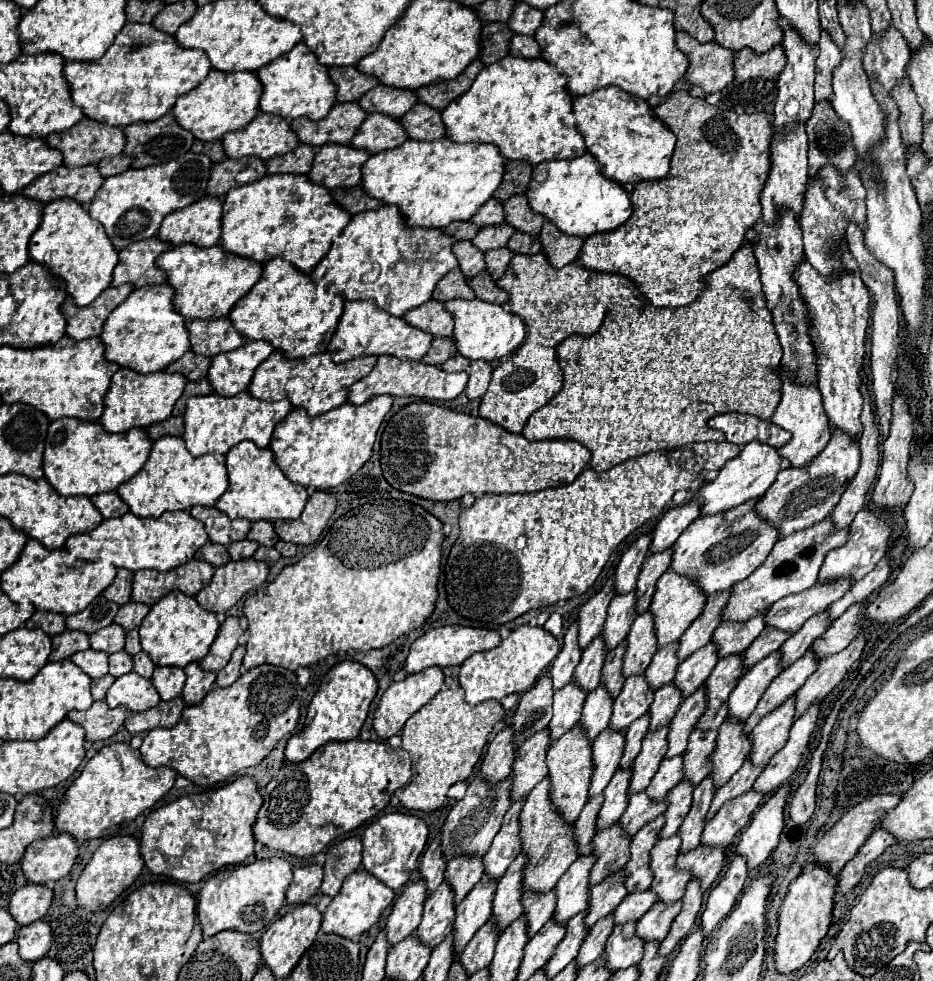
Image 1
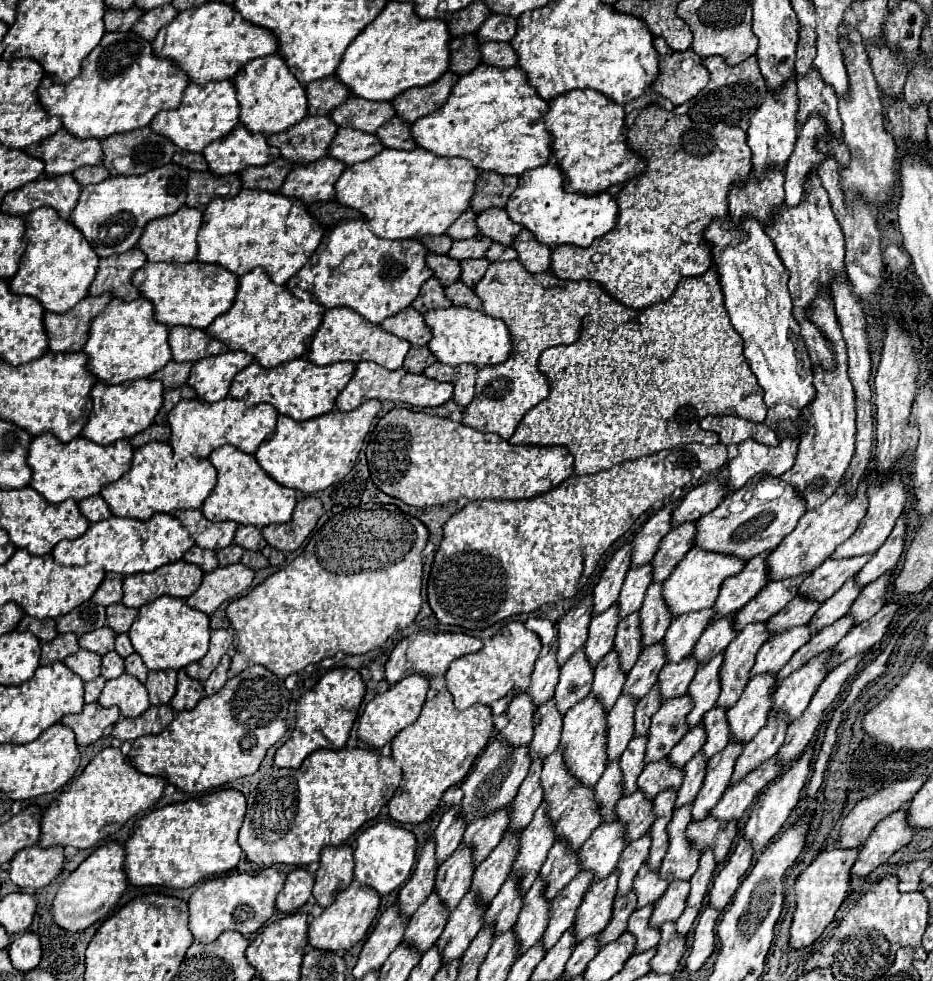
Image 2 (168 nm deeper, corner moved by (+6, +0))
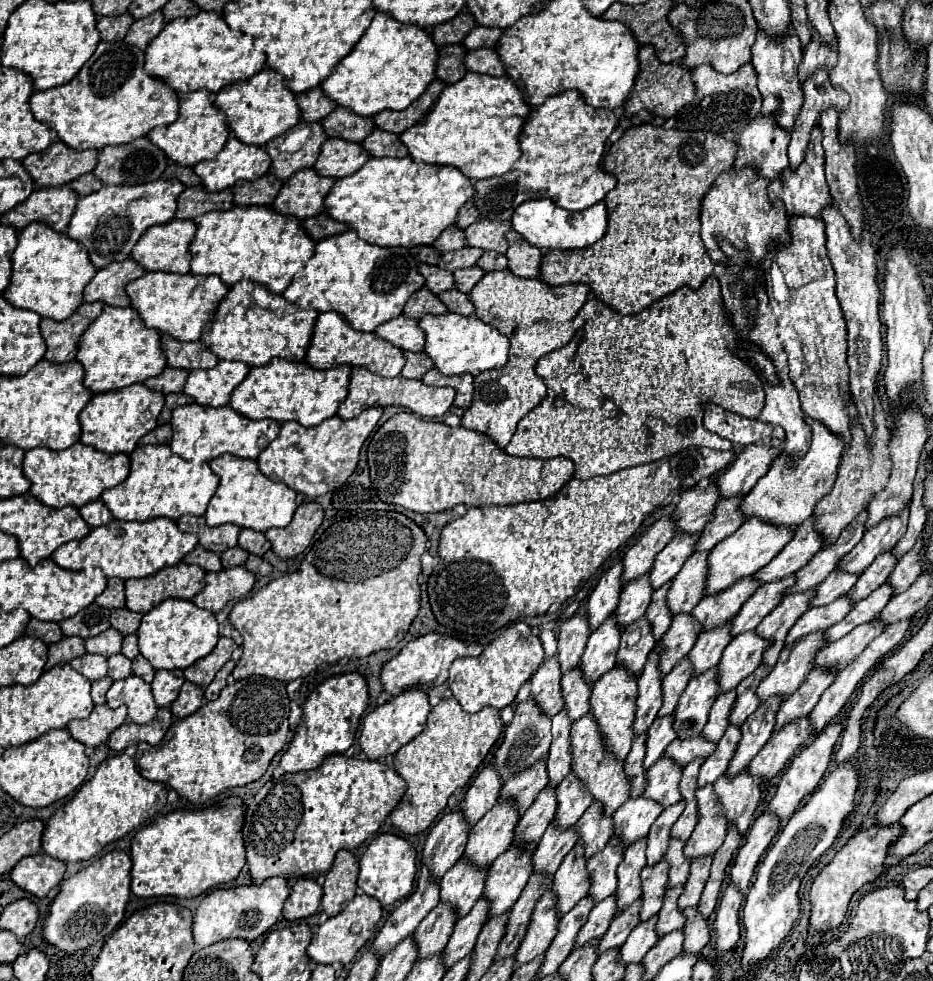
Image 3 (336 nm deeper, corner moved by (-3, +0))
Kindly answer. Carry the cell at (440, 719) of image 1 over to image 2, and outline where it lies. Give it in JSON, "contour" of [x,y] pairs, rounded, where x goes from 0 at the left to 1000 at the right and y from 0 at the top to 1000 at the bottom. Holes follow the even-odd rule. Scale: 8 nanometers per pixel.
{"contour":[[[471,705],[453,718],[453,724],[441,740],[432,742],[419,756],[419,773],[432,785],[432,797],[417,815],[417,832],[430,840],[453,838],[471,820],[475,807],[496,797],[513,767],[528,750],[526,722],[507,718],[501,724],[490,724],[481,705]]]}

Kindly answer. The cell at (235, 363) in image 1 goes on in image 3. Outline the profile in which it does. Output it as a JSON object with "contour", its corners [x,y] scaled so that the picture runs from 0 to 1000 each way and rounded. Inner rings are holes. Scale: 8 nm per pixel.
{"contour":[[[236,367],[234,373],[225,377],[204,379],[197,400],[217,414],[242,414],[249,398],[264,385],[266,379],[268,375],[259,369]]]}

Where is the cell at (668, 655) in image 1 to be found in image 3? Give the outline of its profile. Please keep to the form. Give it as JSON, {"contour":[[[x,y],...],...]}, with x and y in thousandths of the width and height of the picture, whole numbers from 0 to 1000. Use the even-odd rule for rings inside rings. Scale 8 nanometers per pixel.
{"contour":[[[806,589],[791,591],[785,599],[767,606],[767,608],[752,610],[750,616],[742,622],[742,630],[752,636],[752,642],[770,640],[789,628],[789,624],[808,606],[808,601],[812,597],[815,595]]]}

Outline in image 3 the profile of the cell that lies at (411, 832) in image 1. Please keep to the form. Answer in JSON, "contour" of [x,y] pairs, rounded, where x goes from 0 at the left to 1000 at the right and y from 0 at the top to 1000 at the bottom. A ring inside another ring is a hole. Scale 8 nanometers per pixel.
{"contour":[[[414,848],[403,852],[390,866],[386,875],[386,893],[384,893],[384,903],[388,905],[390,911],[401,913],[409,924],[416,924],[424,917],[431,917],[439,911],[444,897],[446,897],[446,866],[444,862],[433,856],[427,850]]]}

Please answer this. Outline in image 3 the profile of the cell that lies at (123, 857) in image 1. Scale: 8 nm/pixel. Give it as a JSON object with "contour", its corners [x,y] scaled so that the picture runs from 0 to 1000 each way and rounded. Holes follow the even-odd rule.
{"contour":[[[120,866],[88,885],[84,891],[71,895],[64,911],[54,924],[54,932],[47,942],[47,958],[69,970],[81,970],[94,966],[103,958],[116,956],[131,940],[139,917],[139,887],[139,873],[133,866]]]}

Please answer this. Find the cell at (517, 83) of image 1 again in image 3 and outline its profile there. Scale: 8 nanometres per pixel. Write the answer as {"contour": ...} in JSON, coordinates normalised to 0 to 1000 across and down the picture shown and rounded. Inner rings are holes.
{"contour":[[[502,73],[489,86],[480,86],[472,96],[467,108],[448,126],[429,137],[429,143],[437,149],[439,159],[448,165],[491,169],[506,183],[529,181],[555,171],[555,163],[559,161],[555,139],[559,137],[559,126],[564,126],[564,118],[568,118],[568,114],[570,108],[562,104],[559,94],[544,77],[529,80],[529,77],[512,77],[512,73]]]}

